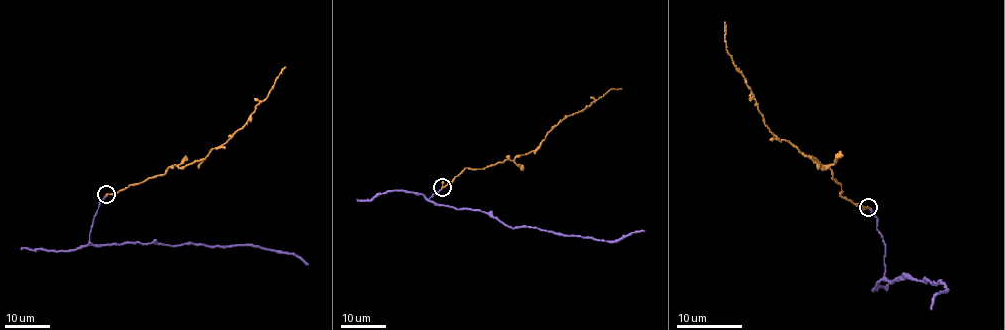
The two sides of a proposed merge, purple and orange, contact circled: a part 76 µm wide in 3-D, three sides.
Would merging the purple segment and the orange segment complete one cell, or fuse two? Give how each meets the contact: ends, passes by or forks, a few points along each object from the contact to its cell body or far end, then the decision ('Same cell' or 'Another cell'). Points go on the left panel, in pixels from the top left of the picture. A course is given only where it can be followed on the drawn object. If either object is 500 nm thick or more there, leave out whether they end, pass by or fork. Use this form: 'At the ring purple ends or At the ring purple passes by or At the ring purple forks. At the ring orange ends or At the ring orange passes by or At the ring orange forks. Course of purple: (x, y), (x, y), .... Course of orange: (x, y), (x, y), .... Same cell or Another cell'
At the ring purple ends. At the ring orange passes by. Course of purple: (106, 195), (93, 220), (90, 241), (94, 244), (256, 246), (300, 257), (308, 265). Course of orange: (106, 195), (114, 195), (129, 184), (162, 175), (170, 166), (184, 167), (203, 160), (243, 127), (286, 67). Same cell

